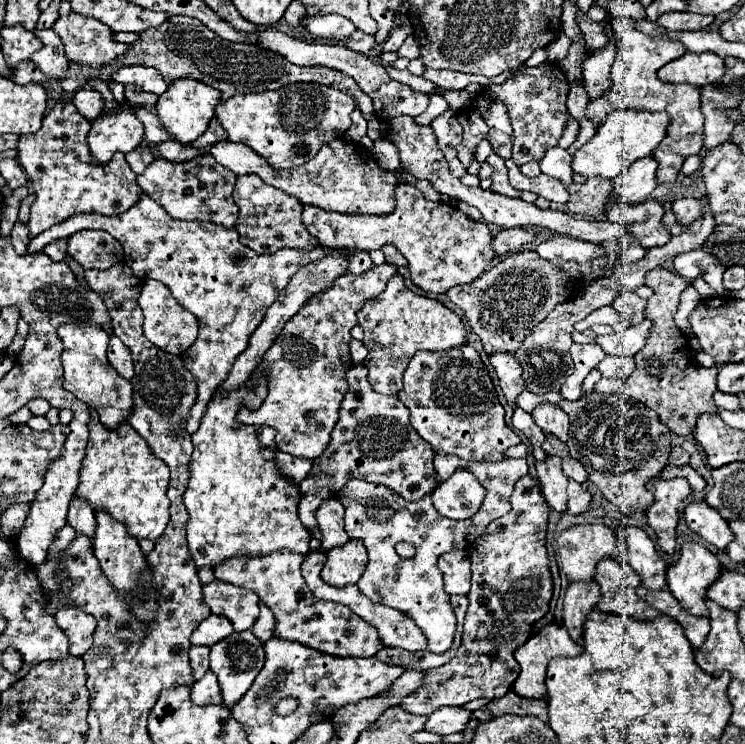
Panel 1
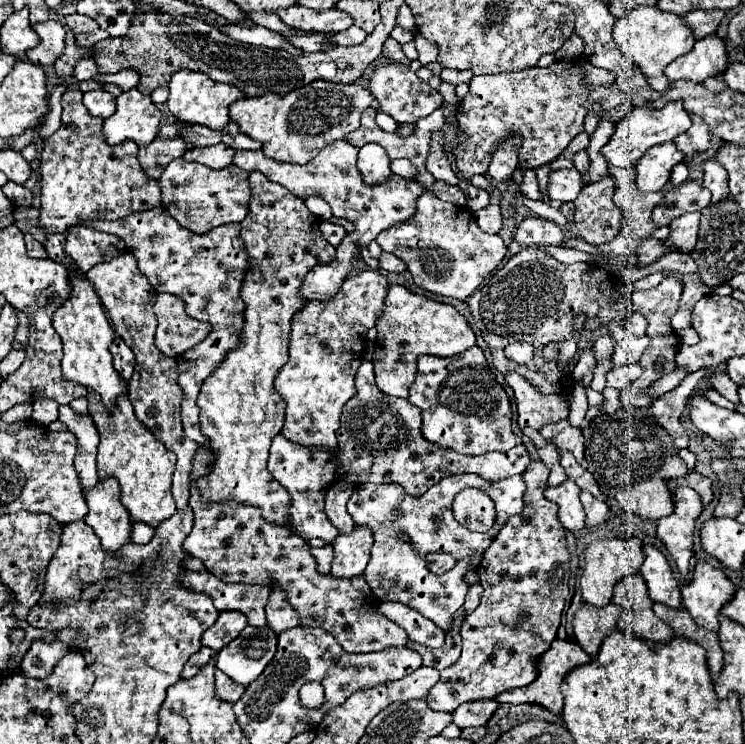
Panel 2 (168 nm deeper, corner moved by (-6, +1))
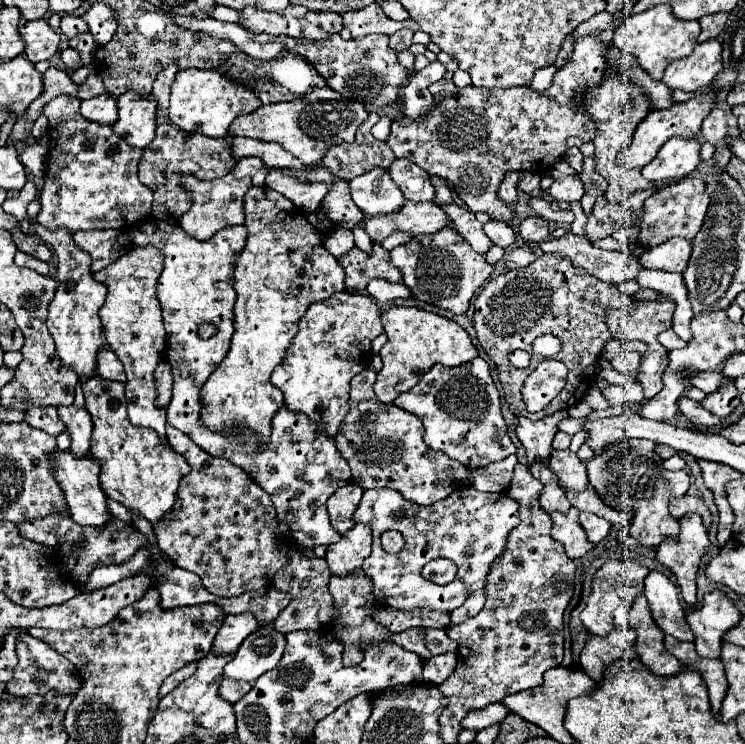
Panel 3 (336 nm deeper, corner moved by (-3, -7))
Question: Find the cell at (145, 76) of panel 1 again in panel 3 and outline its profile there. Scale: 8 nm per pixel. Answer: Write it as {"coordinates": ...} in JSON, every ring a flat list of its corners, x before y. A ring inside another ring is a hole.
{"coordinates":[[91,73,79,87,79,99,91,99,103,93,107,93,107,89,103,87,103,81,99,79,97,73]]}

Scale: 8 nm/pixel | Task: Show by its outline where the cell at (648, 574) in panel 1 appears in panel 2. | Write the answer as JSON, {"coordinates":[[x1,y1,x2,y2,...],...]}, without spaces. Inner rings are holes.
{"coordinates":[[652,545,644,547,646,561,640,569,640,575,646,581,648,595,654,603,662,603,672,609,682,607,682,597,680,597,680,587,678,581,672,577,672,567,666,561,666,557]]}

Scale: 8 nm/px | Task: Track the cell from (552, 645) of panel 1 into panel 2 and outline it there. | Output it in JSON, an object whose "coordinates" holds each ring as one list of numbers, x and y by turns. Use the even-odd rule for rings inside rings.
{"coordinates":[[556,639,556,641,552,643,552,647,542,655,540,673,538,673,536,681,530,683,530,685,526,685,526,687,520,687,520,689,512,689,512,691,508,691,508,693,500,693,496,699,498,699,500,703,514,703,514,705,516,705,516,703,534,703,534,705,540,705,540,707,544,707,544,709,548,709,548,711,552,711,554,715,560,717,562,705,564,705,564,703,562,703,560,685,562,685,564,677,566,677,572,669,576,669,578,665,584,665,584,663,590,663,590,657,582,651,582,647,578,647,578,643]]}

